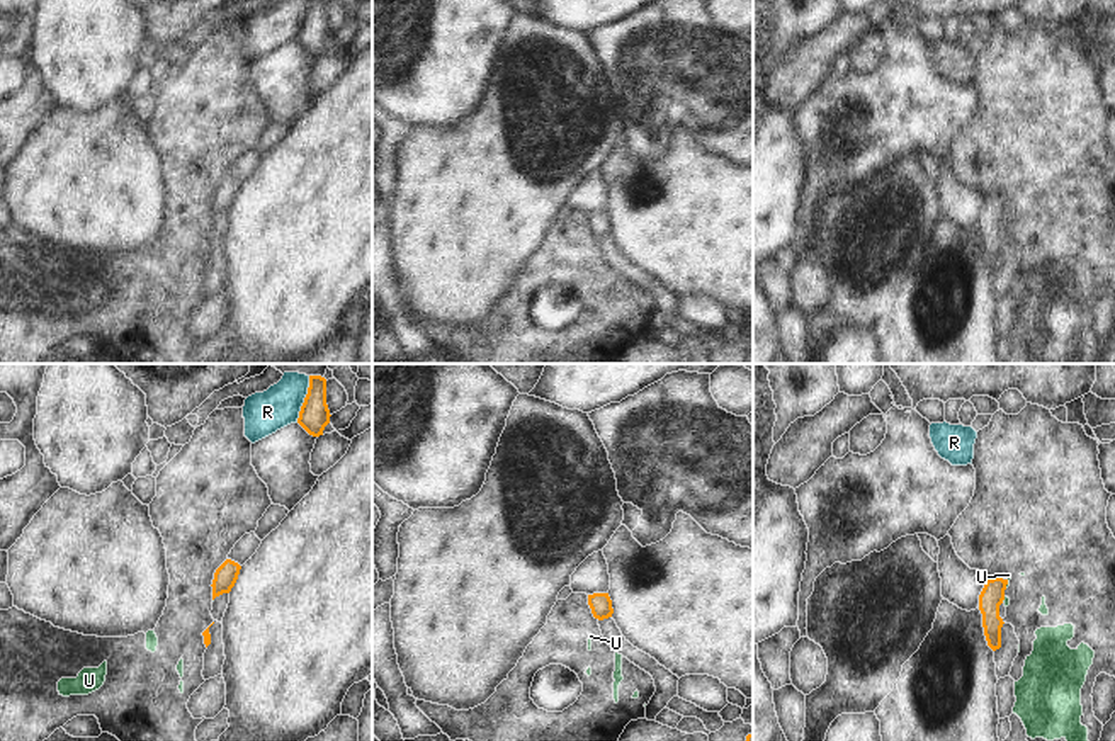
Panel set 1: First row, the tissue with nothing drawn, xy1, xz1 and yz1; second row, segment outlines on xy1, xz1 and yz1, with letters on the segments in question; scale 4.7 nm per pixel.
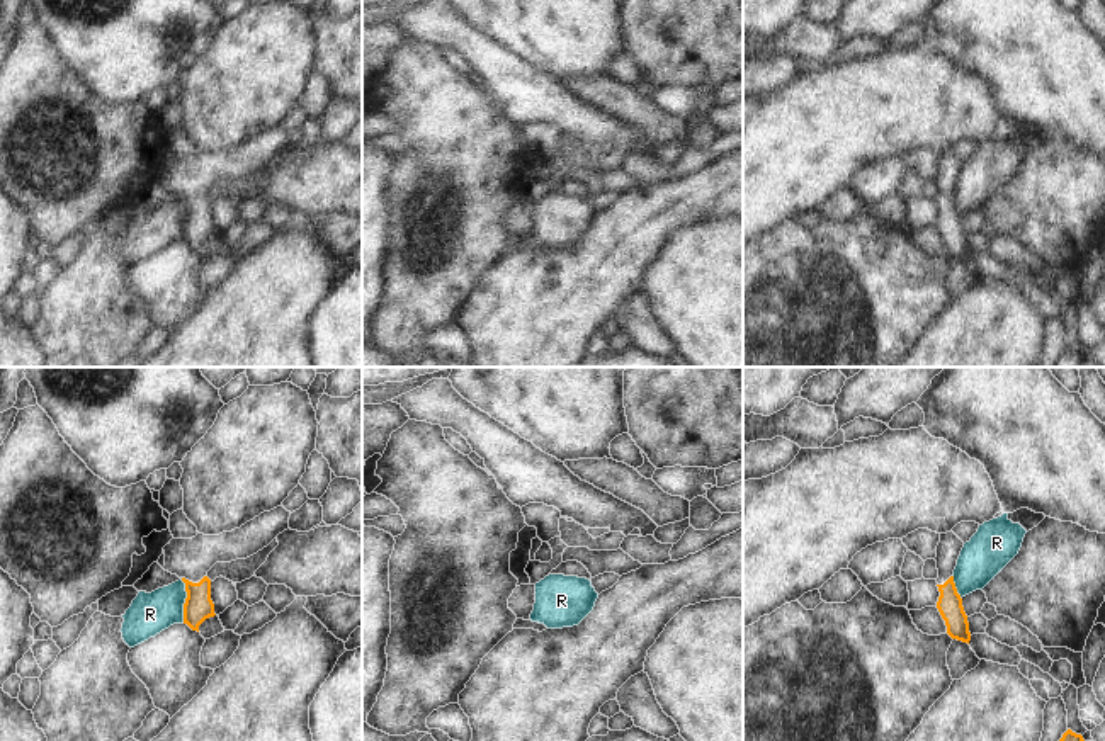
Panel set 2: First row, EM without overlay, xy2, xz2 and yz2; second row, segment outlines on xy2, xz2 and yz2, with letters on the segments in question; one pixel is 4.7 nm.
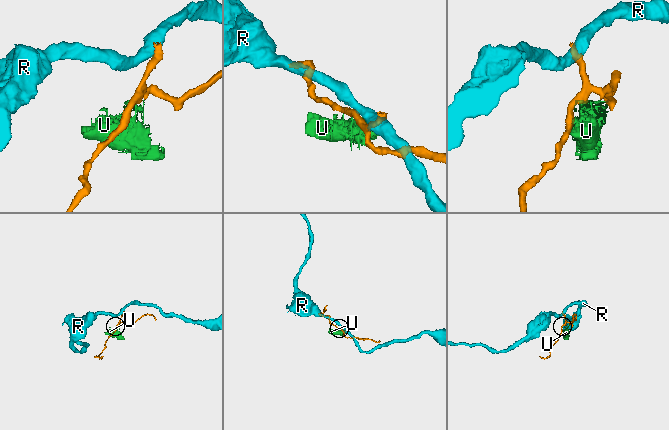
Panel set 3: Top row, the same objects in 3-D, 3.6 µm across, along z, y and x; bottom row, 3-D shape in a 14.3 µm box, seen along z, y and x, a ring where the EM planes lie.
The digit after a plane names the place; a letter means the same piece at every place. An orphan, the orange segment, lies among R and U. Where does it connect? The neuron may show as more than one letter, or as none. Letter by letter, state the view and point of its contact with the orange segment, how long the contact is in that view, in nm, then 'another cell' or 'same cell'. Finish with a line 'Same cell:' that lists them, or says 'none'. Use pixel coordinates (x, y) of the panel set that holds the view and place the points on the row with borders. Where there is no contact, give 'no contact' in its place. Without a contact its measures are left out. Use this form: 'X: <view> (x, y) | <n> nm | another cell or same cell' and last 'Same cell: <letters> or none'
R: xy1 (305, 400) | 240 nm | another cell
U: yz1 (1007, 583) | 40 nm | another cell
Same cell: none

